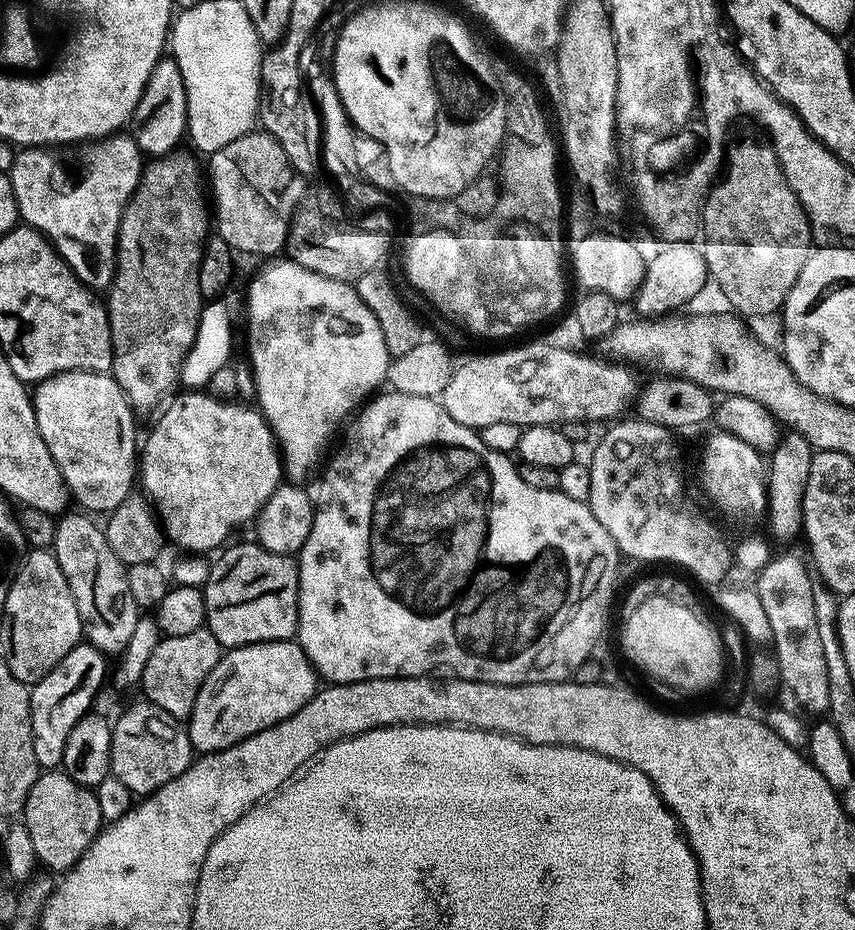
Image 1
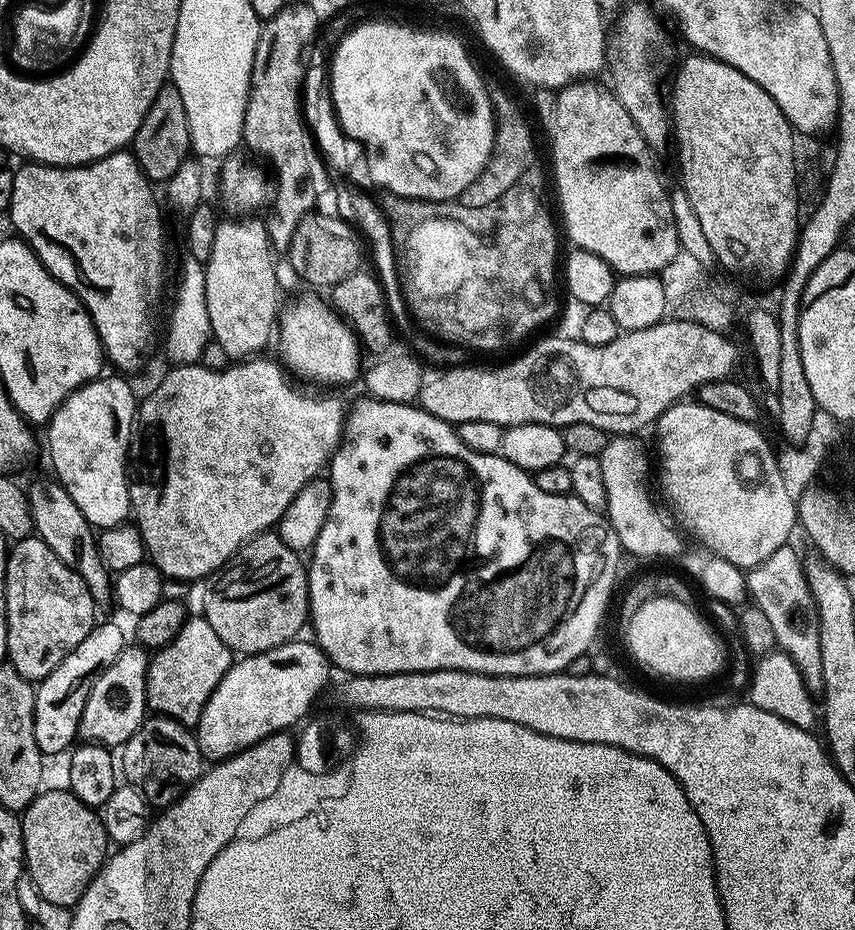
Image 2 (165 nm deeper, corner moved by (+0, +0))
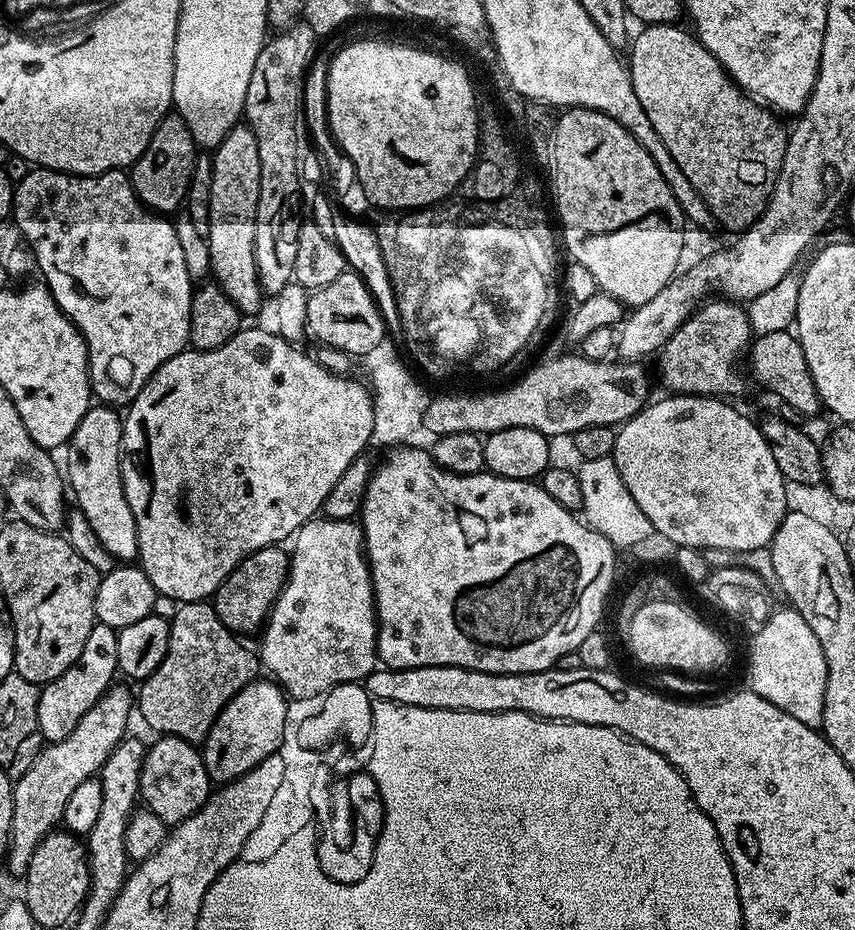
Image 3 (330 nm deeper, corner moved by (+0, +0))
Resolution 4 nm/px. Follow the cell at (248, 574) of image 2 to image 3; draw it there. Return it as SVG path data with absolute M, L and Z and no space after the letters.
M283 547L259 548L240 561L240 565L220 583L214 597L214 607L218 618L231 632L245 634L263 629L264 621L272 611L272 603L288 581L288 562L290 559Z

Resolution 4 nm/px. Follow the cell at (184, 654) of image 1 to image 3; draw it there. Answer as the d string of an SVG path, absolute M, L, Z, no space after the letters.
M184 602L168 625L166 658L139 685L138 716L156 734L177 736L200 746L214 726L218 714L253 680L262 665L260 657L243 644L218 618L215 607L208 602Z

